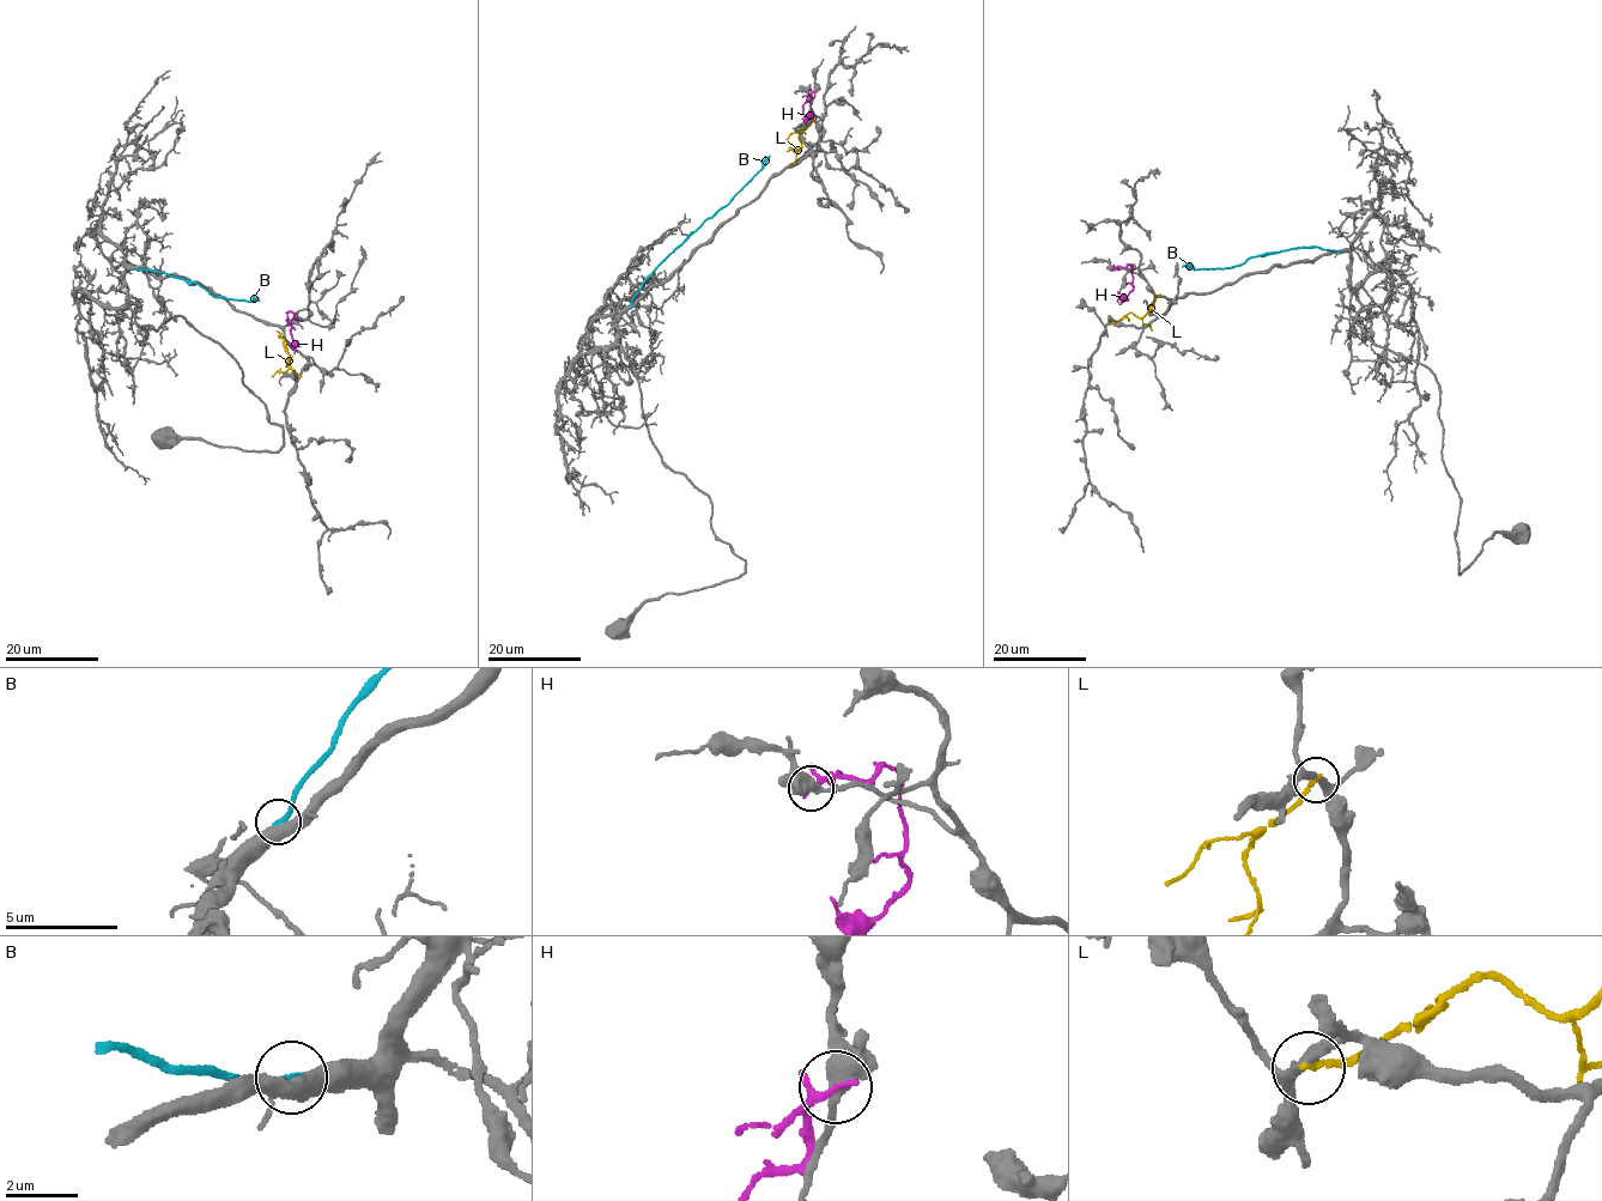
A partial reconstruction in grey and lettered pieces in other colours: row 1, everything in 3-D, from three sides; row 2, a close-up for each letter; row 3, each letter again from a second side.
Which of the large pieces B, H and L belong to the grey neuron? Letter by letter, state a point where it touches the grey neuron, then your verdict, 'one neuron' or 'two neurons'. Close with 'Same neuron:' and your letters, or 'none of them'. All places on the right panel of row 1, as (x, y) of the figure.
B: (1339, 250) | one neuron
H: (1114, 270) | two neurons
L: (1108, 325) | two neurons
Same neuron: B

